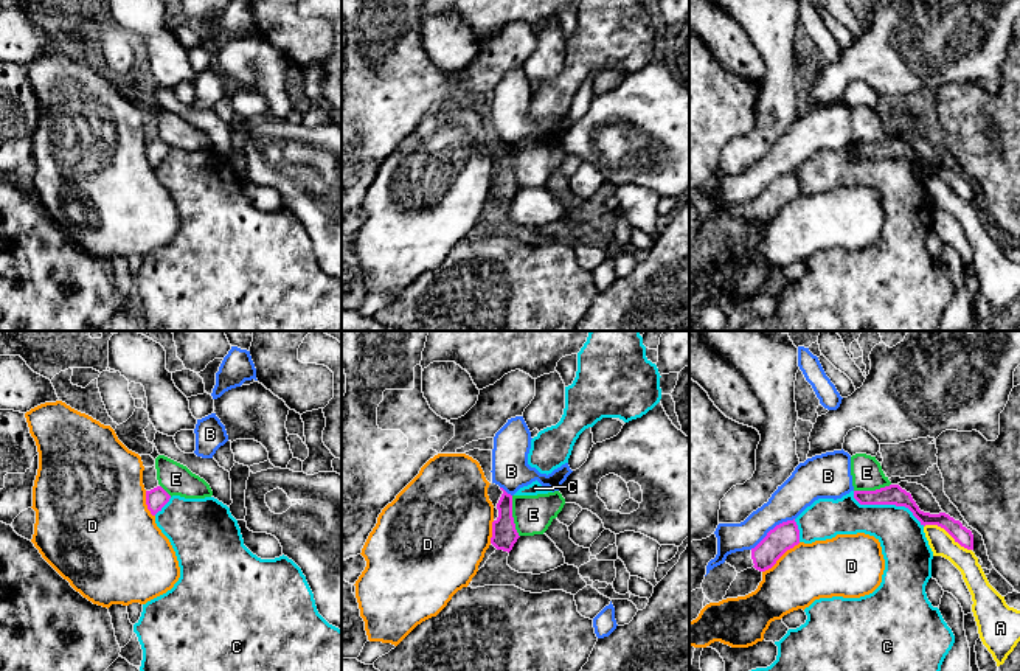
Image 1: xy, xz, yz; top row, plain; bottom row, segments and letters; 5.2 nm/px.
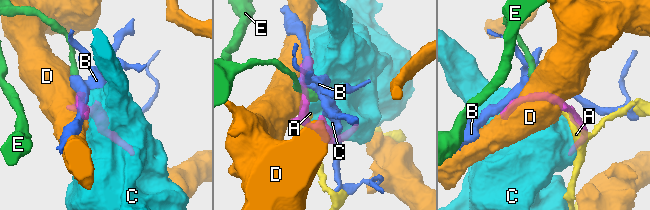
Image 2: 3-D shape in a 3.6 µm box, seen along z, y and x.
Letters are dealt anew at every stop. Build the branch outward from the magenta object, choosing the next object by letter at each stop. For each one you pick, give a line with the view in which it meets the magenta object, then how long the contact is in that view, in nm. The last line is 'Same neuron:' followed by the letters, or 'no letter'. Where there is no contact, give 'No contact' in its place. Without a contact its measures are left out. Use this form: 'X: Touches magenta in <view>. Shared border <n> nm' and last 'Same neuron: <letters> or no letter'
Same neuron: no letter

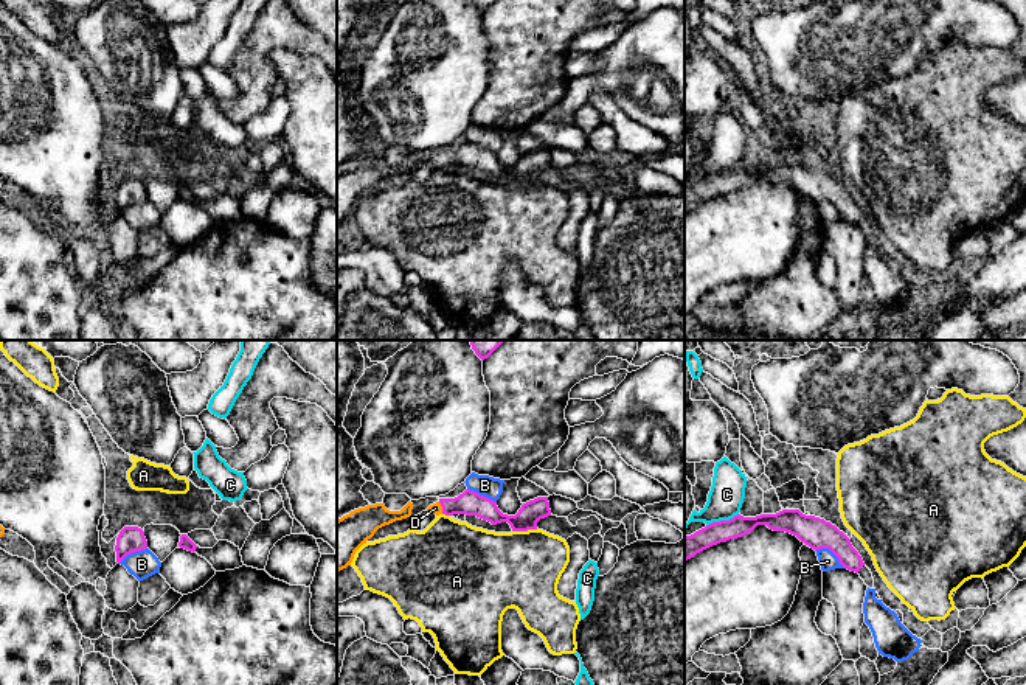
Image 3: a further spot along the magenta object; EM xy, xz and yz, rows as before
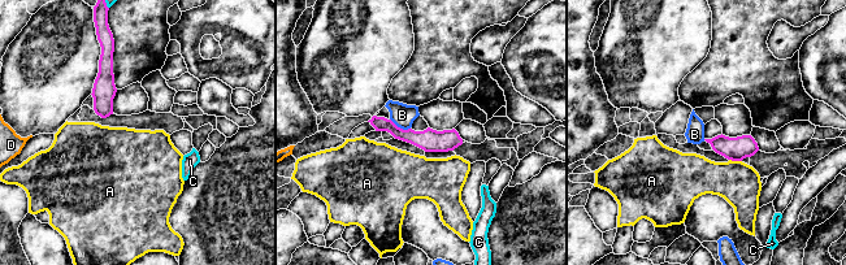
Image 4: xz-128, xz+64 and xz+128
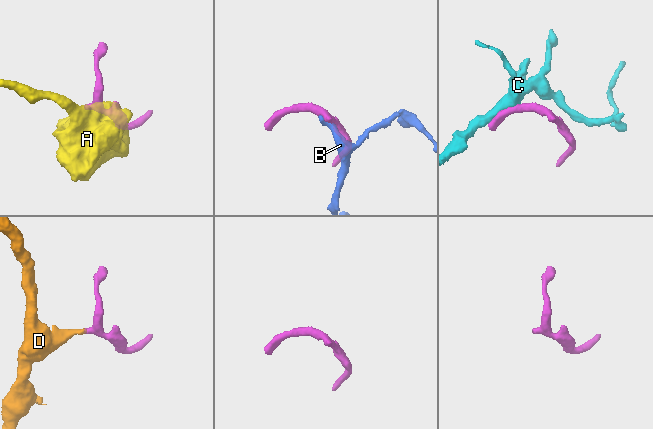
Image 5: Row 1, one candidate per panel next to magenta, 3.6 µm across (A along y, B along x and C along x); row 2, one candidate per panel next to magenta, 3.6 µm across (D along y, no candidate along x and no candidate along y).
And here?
D: Touches magenta in xz. Shared border 70 nm
Same neuron: D

